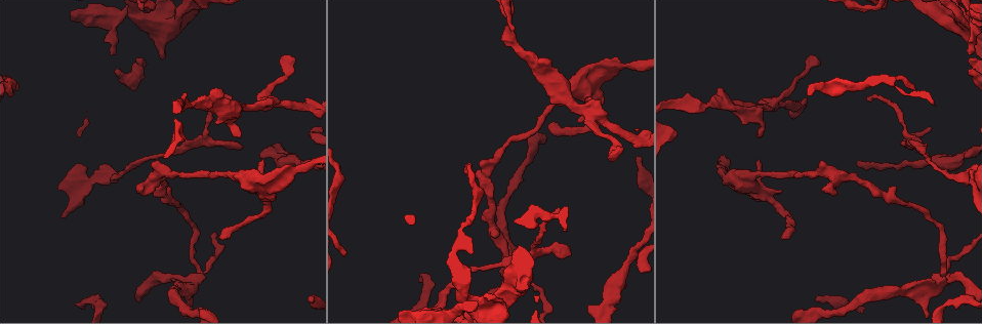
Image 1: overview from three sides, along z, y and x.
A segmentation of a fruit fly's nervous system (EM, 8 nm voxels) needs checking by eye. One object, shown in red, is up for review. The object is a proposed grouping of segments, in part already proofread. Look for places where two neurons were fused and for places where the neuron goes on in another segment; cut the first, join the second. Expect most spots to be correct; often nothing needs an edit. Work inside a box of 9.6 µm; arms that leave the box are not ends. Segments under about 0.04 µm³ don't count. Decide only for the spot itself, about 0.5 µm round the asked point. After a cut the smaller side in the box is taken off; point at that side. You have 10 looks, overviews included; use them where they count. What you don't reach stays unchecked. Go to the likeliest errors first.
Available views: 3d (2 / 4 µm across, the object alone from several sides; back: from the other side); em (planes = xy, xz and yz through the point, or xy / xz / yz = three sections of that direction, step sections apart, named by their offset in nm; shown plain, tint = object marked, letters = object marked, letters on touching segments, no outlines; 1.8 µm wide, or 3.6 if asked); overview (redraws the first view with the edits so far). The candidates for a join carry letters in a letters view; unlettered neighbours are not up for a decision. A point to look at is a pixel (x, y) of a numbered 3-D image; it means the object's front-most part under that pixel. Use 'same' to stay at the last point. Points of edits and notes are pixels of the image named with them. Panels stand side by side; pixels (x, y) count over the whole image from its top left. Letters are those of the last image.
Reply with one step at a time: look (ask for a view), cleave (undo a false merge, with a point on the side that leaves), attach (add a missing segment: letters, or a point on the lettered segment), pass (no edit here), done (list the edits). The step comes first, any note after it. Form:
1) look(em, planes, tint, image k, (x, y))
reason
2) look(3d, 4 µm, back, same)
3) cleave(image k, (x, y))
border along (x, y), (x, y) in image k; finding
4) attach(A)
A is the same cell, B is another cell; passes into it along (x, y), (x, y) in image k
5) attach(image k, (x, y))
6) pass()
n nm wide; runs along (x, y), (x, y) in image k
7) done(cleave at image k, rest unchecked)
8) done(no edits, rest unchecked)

look(em, xy, step 4, letters, image 1, (571, 253))
free end

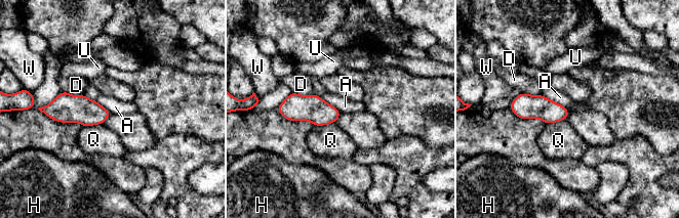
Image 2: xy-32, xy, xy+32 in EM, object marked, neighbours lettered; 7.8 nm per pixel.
look(em, planes, letters, same)
cut it another way

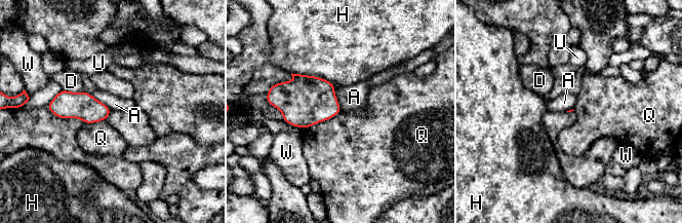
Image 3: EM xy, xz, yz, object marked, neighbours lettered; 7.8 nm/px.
pass()
A, D, H, Q, U and W are other cells; border along (334, 86), (334, 95), (342, 111) in image 3; none of them fits

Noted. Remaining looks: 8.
look(em, planes, letters, image 1, (558, 207))
tapers out

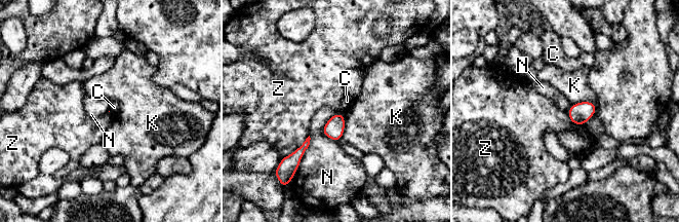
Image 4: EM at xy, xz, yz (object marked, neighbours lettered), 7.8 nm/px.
pass()
Z touches over 280 nm; C, K, N and Z are other cells; border along (336, 112), (322, 128), (335, 142) in image 4; no lettered segment goes on from it

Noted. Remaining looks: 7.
look(em, planes, letters, image 1, (541, 58))
branch stops here

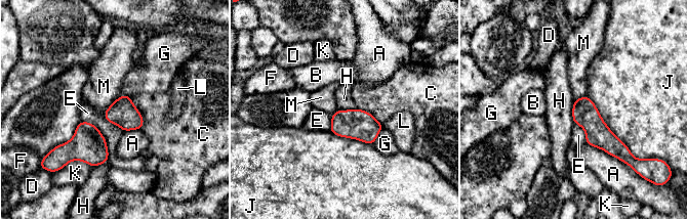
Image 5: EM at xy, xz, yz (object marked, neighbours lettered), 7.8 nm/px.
pass()
A, B, C, D, E, F, G, H, J, K, L and M are other cells; runs along (575, 102), (621, 151) in image 5; none of them fits

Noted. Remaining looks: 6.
look(em, xz, step 16, letters, image 1, (239, 136))
branch stops here

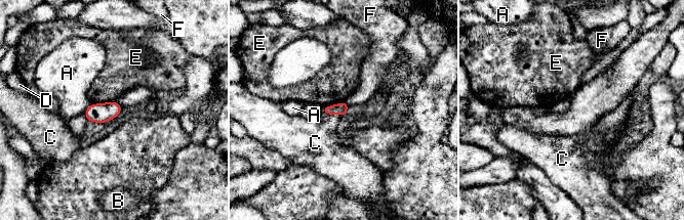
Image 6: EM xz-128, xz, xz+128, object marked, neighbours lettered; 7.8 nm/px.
look(em, planes, letters, same)

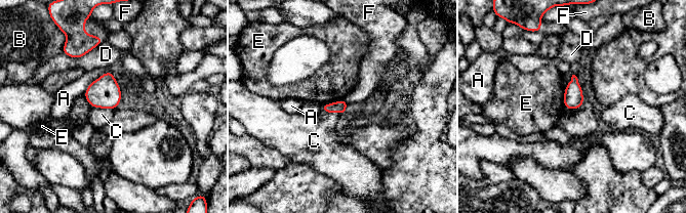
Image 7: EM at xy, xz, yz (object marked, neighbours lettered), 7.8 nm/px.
pass()
110 nm wide; A, B, C, D, E and F are other cells; border along (344, 98), (348, 103) in image 7; none of them fits

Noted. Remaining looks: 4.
done(no edits, rest unchecked)

